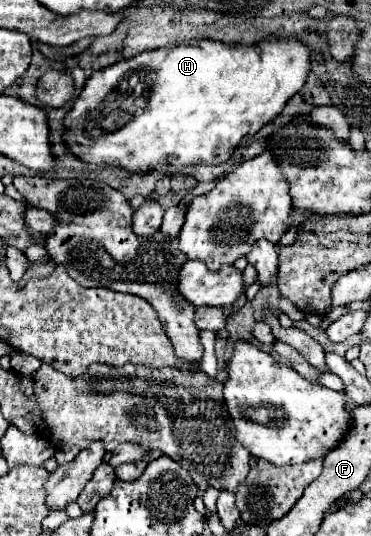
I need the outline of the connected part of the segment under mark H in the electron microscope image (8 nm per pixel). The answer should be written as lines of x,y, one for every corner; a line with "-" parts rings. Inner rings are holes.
196,40
196,44
150,50
98,70
86,80
80,96
64,116
66,132
62,140
70,154
84,162
114,166
132,174
160,170
166,164
218,166
232,158
244,138
254,136
284,110
288,98
304,86
308,72
308,48
296,44
296,40
268,40
268,44
256,48

